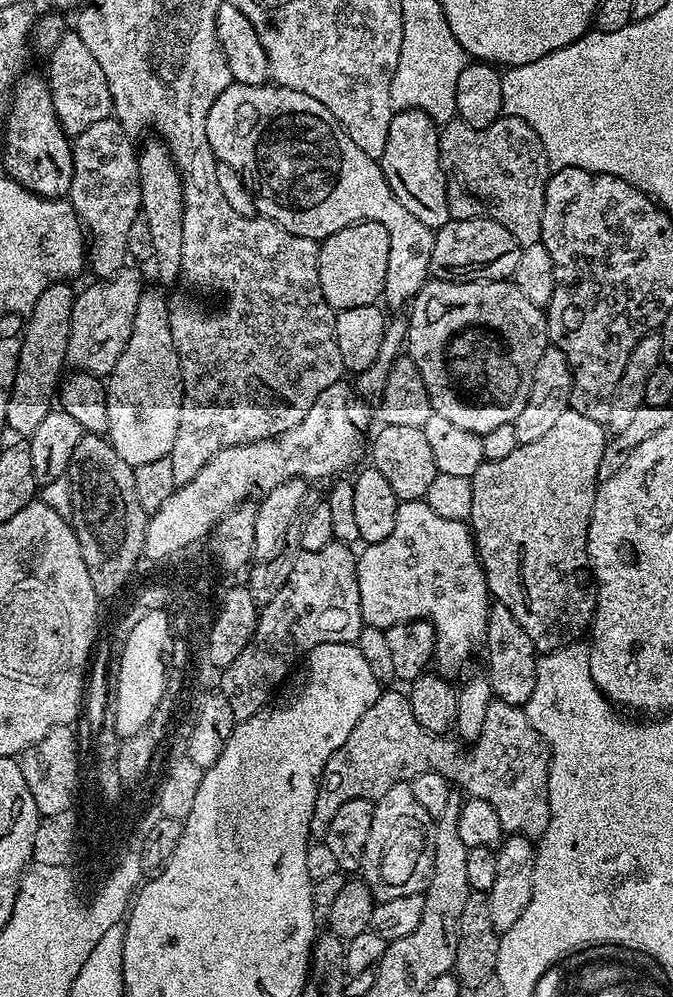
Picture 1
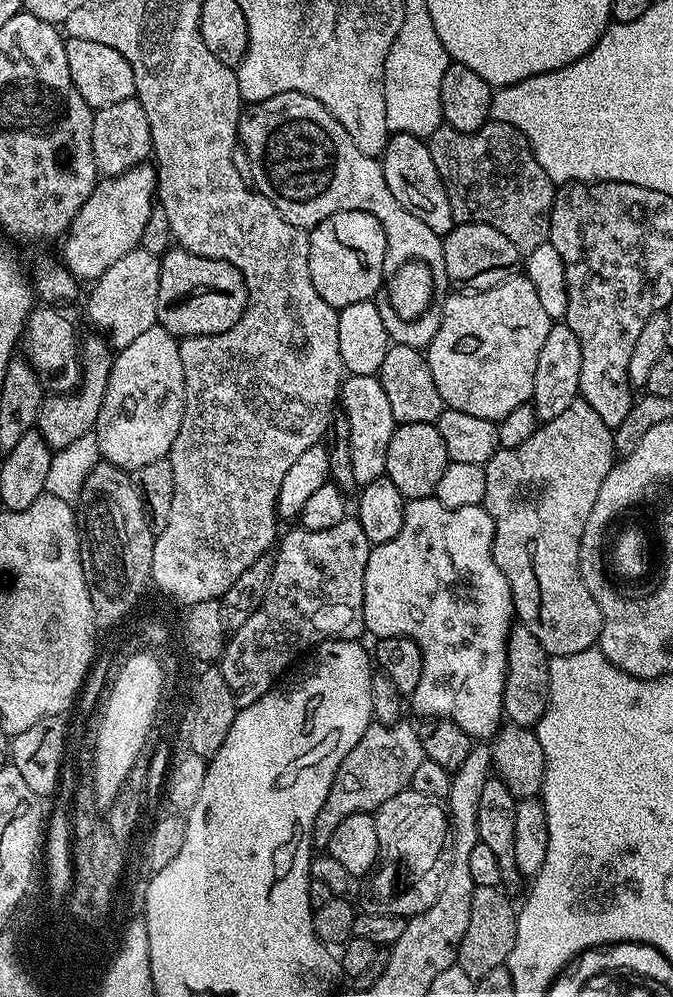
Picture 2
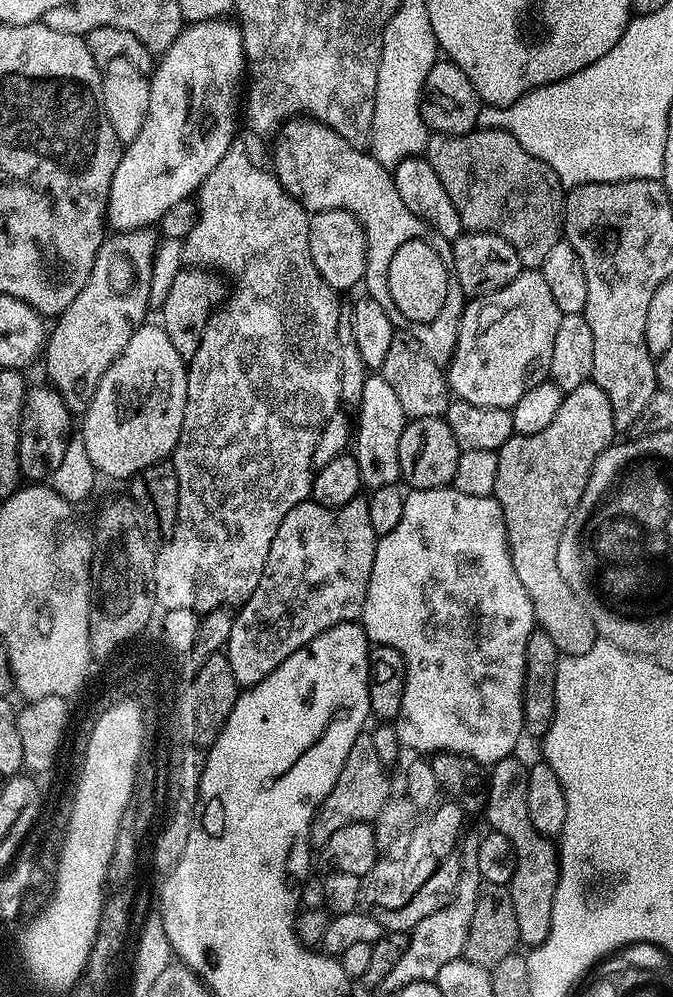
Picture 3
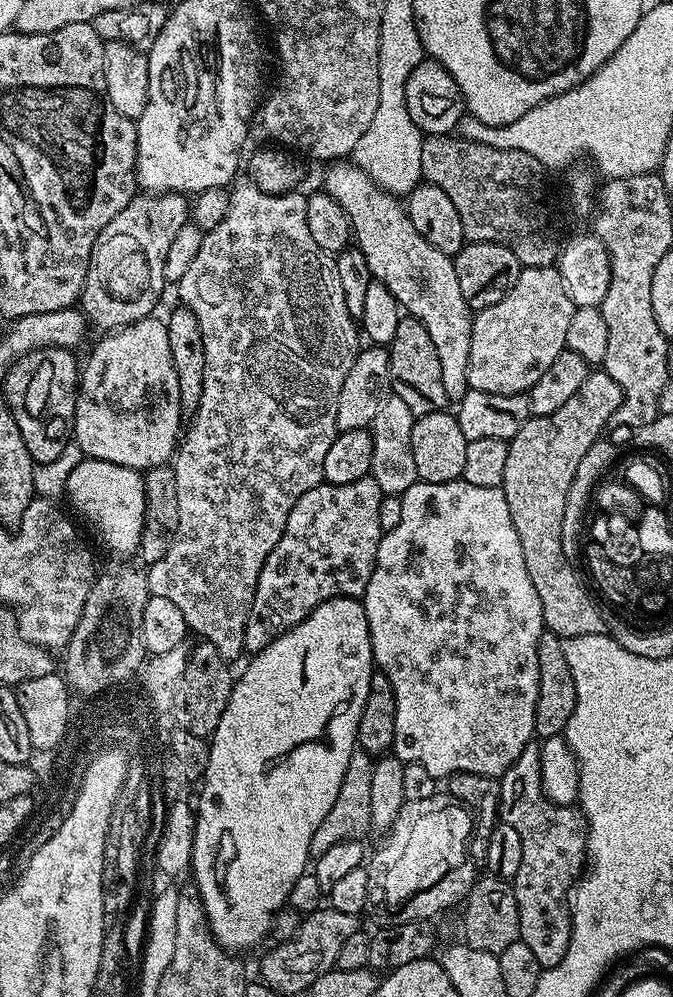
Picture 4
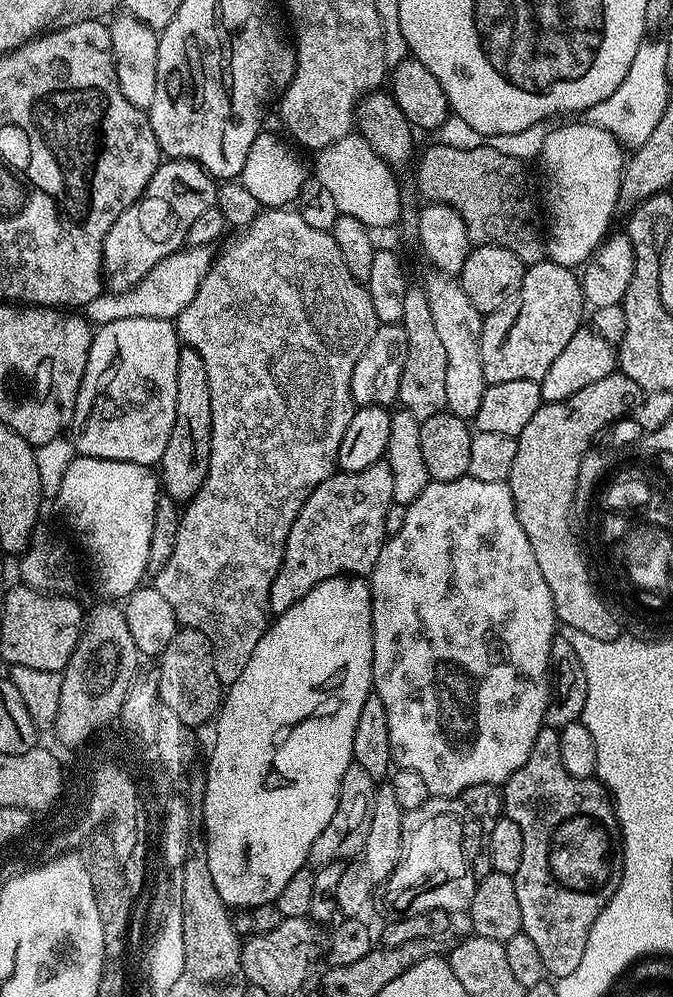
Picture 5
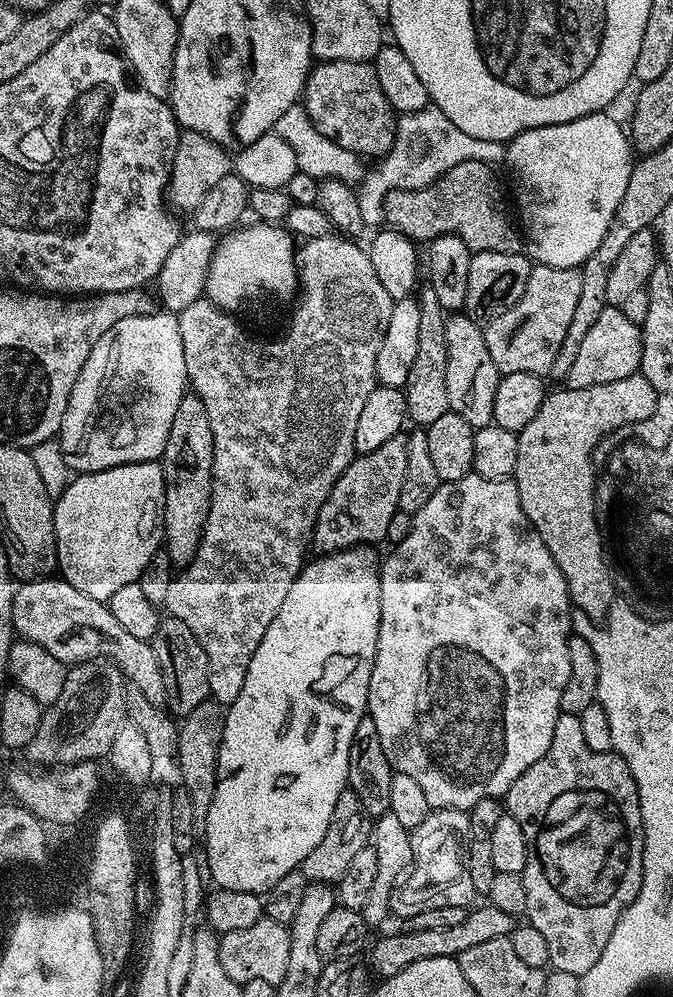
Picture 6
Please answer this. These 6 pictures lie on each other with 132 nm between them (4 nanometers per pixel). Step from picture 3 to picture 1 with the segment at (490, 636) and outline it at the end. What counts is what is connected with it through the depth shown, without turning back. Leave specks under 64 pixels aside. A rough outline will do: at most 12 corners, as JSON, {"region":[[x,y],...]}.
{"region":[[424,500],[356,562],[369,628],[429,620],[453,678],[484,648],[490,593],[463,520]]}

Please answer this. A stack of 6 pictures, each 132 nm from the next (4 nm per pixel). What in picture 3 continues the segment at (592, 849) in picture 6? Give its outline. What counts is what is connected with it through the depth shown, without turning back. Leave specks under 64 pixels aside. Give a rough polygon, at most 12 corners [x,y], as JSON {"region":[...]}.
{"region":[[491,765],[483,819],[514,846],[520,944],[550,934],[560,857],[528,817],[528,768]]}

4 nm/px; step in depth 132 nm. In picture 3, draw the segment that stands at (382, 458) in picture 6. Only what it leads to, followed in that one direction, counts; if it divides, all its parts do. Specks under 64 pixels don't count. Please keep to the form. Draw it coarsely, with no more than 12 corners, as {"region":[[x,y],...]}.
{"region":[[364,498],[282,518],[226,655],[241,689],[363,617]]}

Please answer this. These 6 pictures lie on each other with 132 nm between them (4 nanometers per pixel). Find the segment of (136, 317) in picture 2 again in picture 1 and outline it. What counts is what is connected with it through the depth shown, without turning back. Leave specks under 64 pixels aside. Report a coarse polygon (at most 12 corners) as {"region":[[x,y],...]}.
{"region":[[126,266],[73,297],[67,363],[111,375],[144,285]]}

